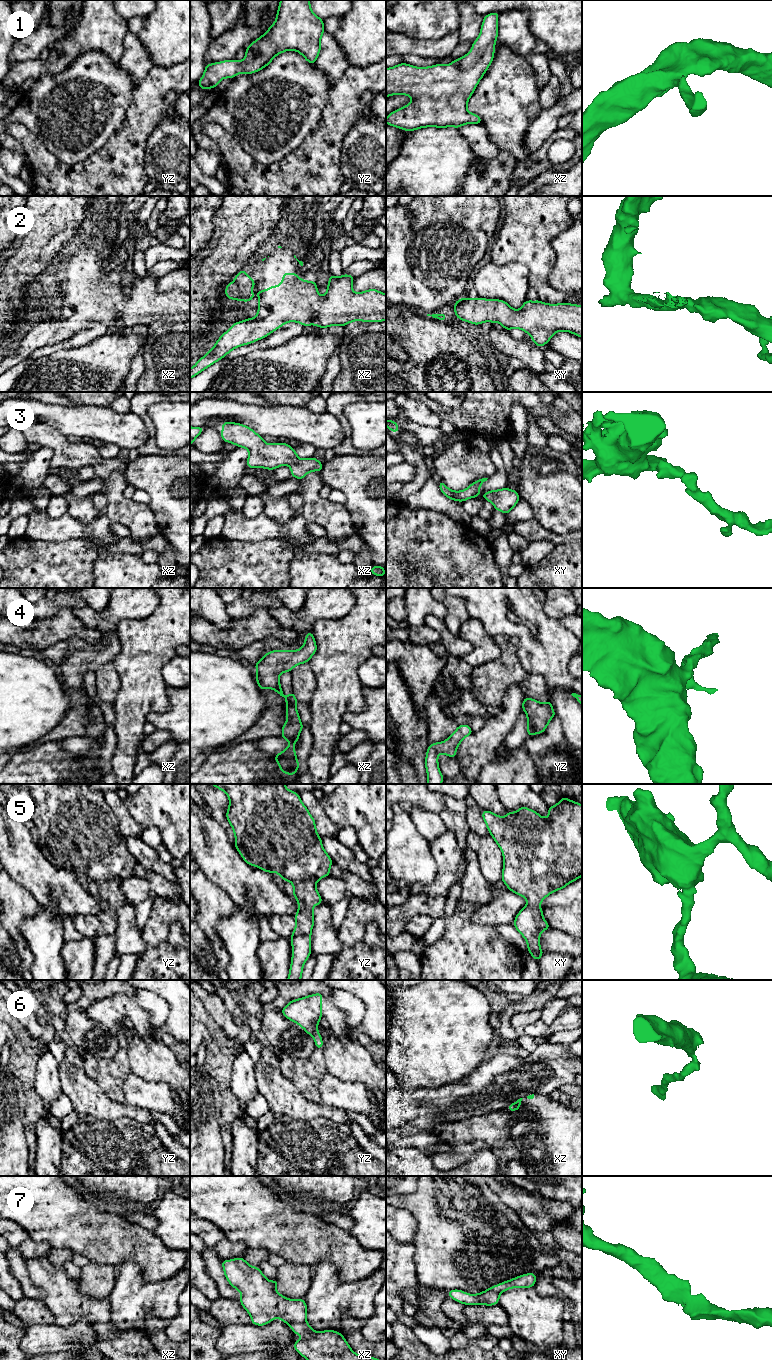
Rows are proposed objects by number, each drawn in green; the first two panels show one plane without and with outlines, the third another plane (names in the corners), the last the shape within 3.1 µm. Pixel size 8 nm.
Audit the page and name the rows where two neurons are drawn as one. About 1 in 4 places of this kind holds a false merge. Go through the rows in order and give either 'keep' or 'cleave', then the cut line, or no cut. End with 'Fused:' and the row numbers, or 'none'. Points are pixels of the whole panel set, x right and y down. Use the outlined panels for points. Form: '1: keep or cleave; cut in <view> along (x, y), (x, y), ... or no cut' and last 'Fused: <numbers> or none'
1: keep; no cut
2: keep; no cut
3: keep; no cut
4: keep; no cut
5: keep; no cut
6: cleave; cut in yz along (317, 1031), (312, 1035)
7: keep; no cut
Fused: 6

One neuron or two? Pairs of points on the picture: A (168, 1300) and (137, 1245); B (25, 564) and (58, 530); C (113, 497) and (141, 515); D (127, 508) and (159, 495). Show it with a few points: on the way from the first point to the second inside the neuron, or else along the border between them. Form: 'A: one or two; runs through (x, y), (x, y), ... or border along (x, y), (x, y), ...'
A: two; border along (139, 1267), (150, 1281), (179, 1271)
B: two; border along (25, 536), (36, 540), (66, 541), (71, 539)
C: one; runs through (120, 500), (134, 515)
D: two; border along (148, 505), (158, 526)

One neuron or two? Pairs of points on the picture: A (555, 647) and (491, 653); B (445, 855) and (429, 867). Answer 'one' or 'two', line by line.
A: two
B: two

